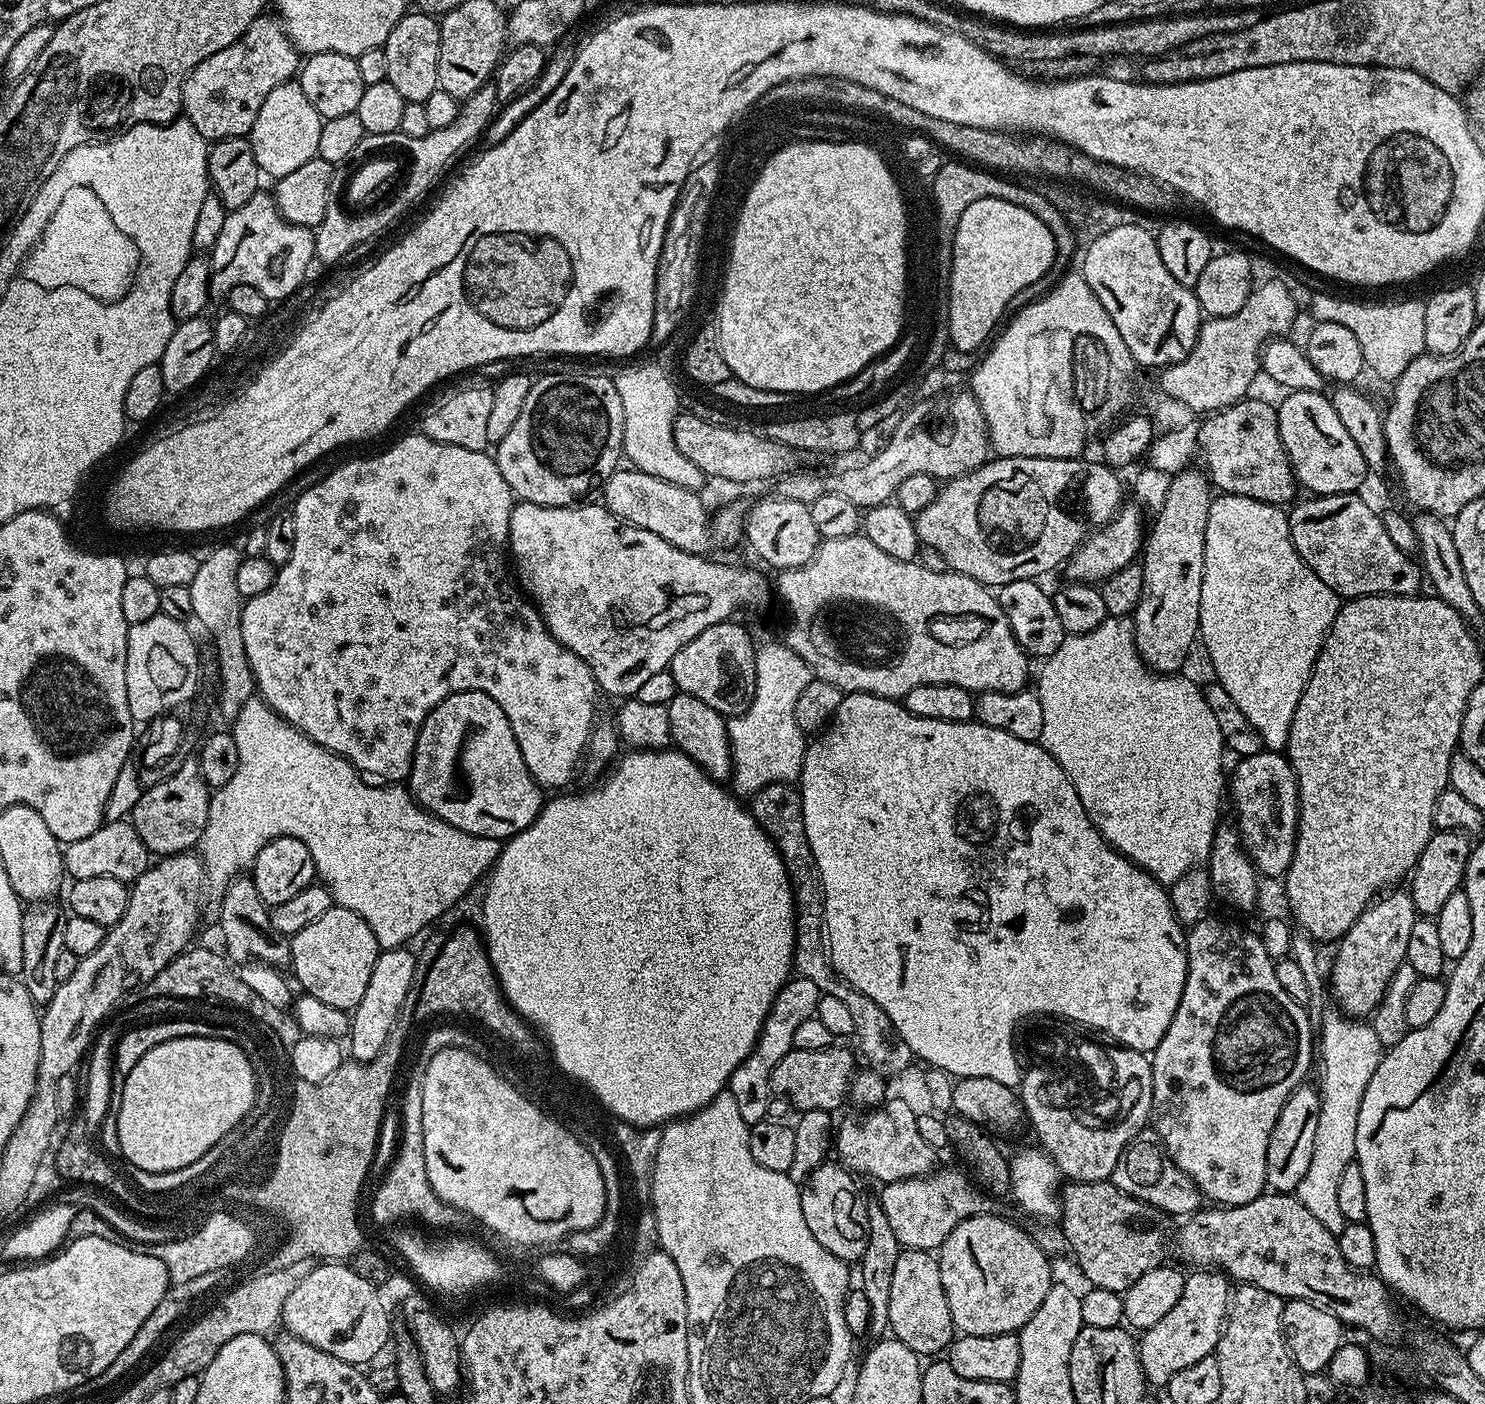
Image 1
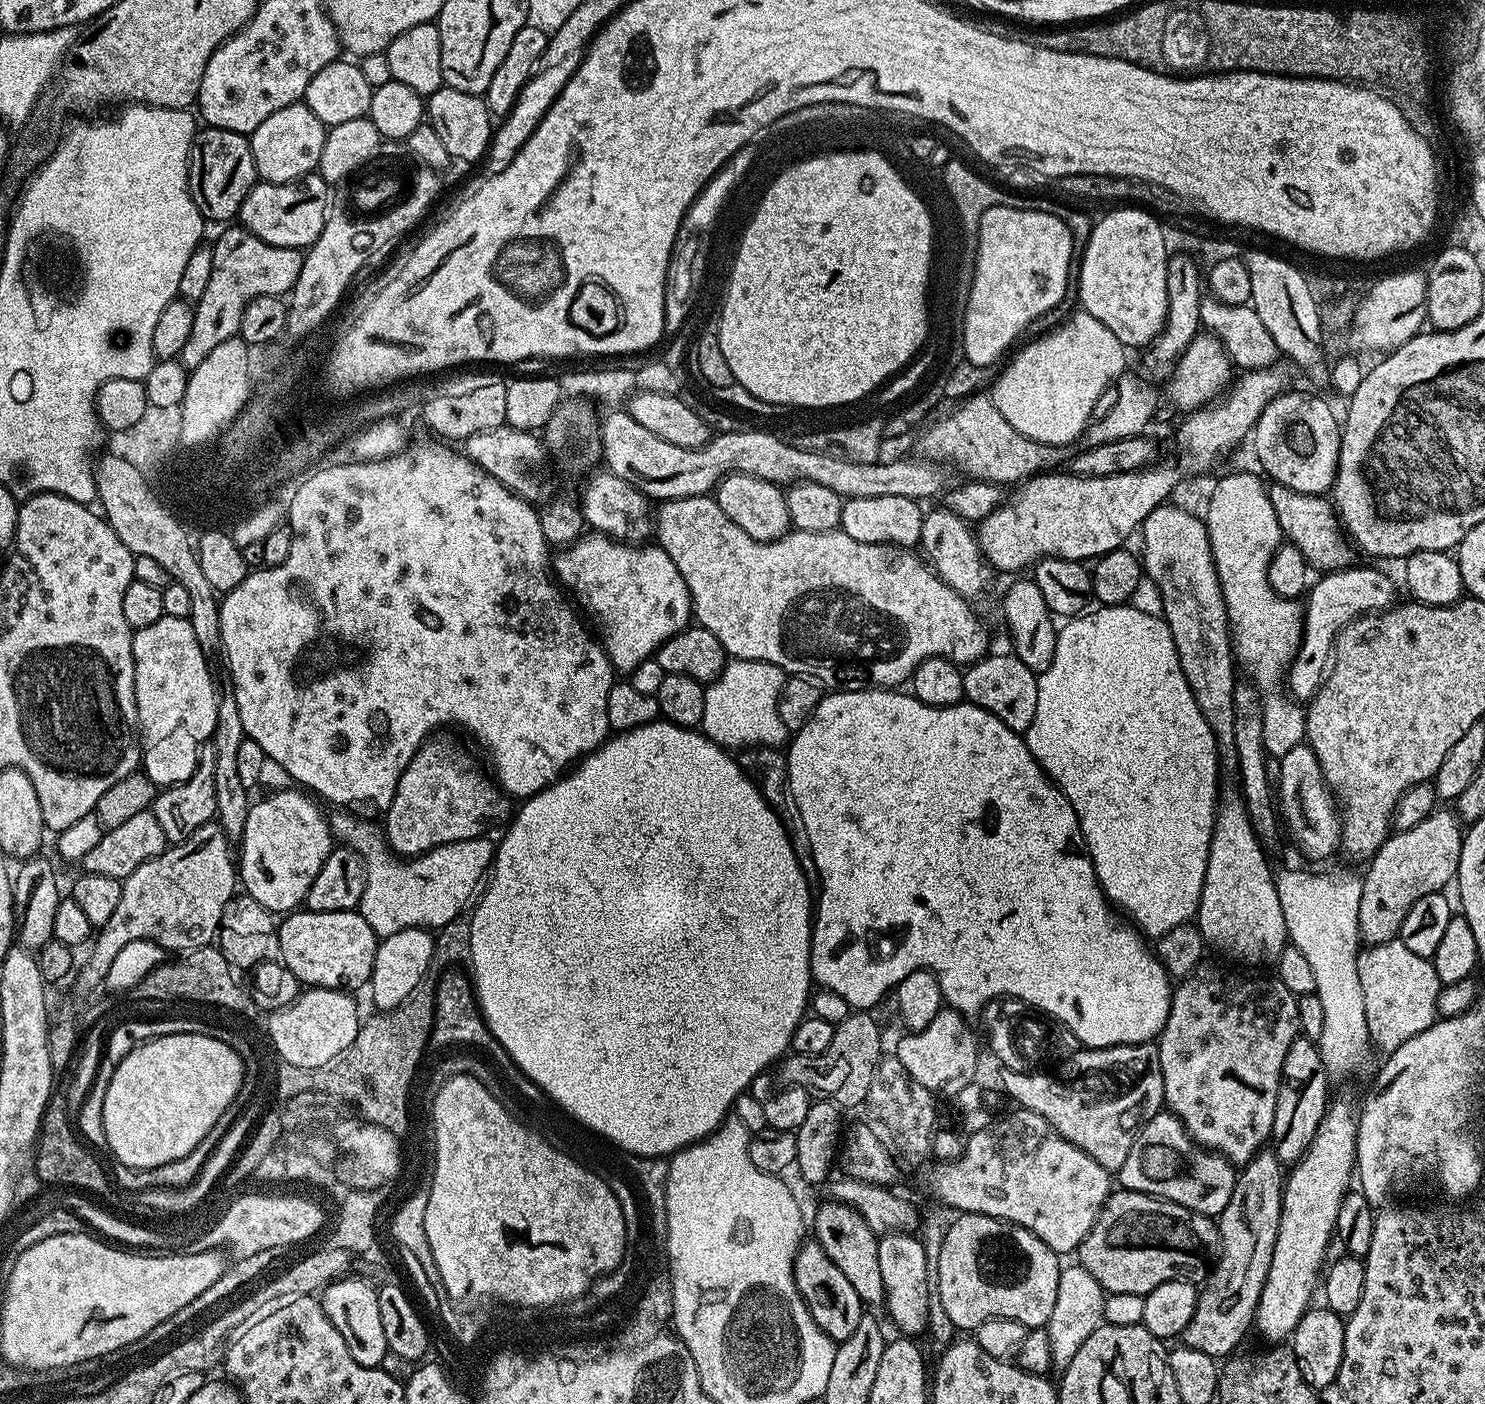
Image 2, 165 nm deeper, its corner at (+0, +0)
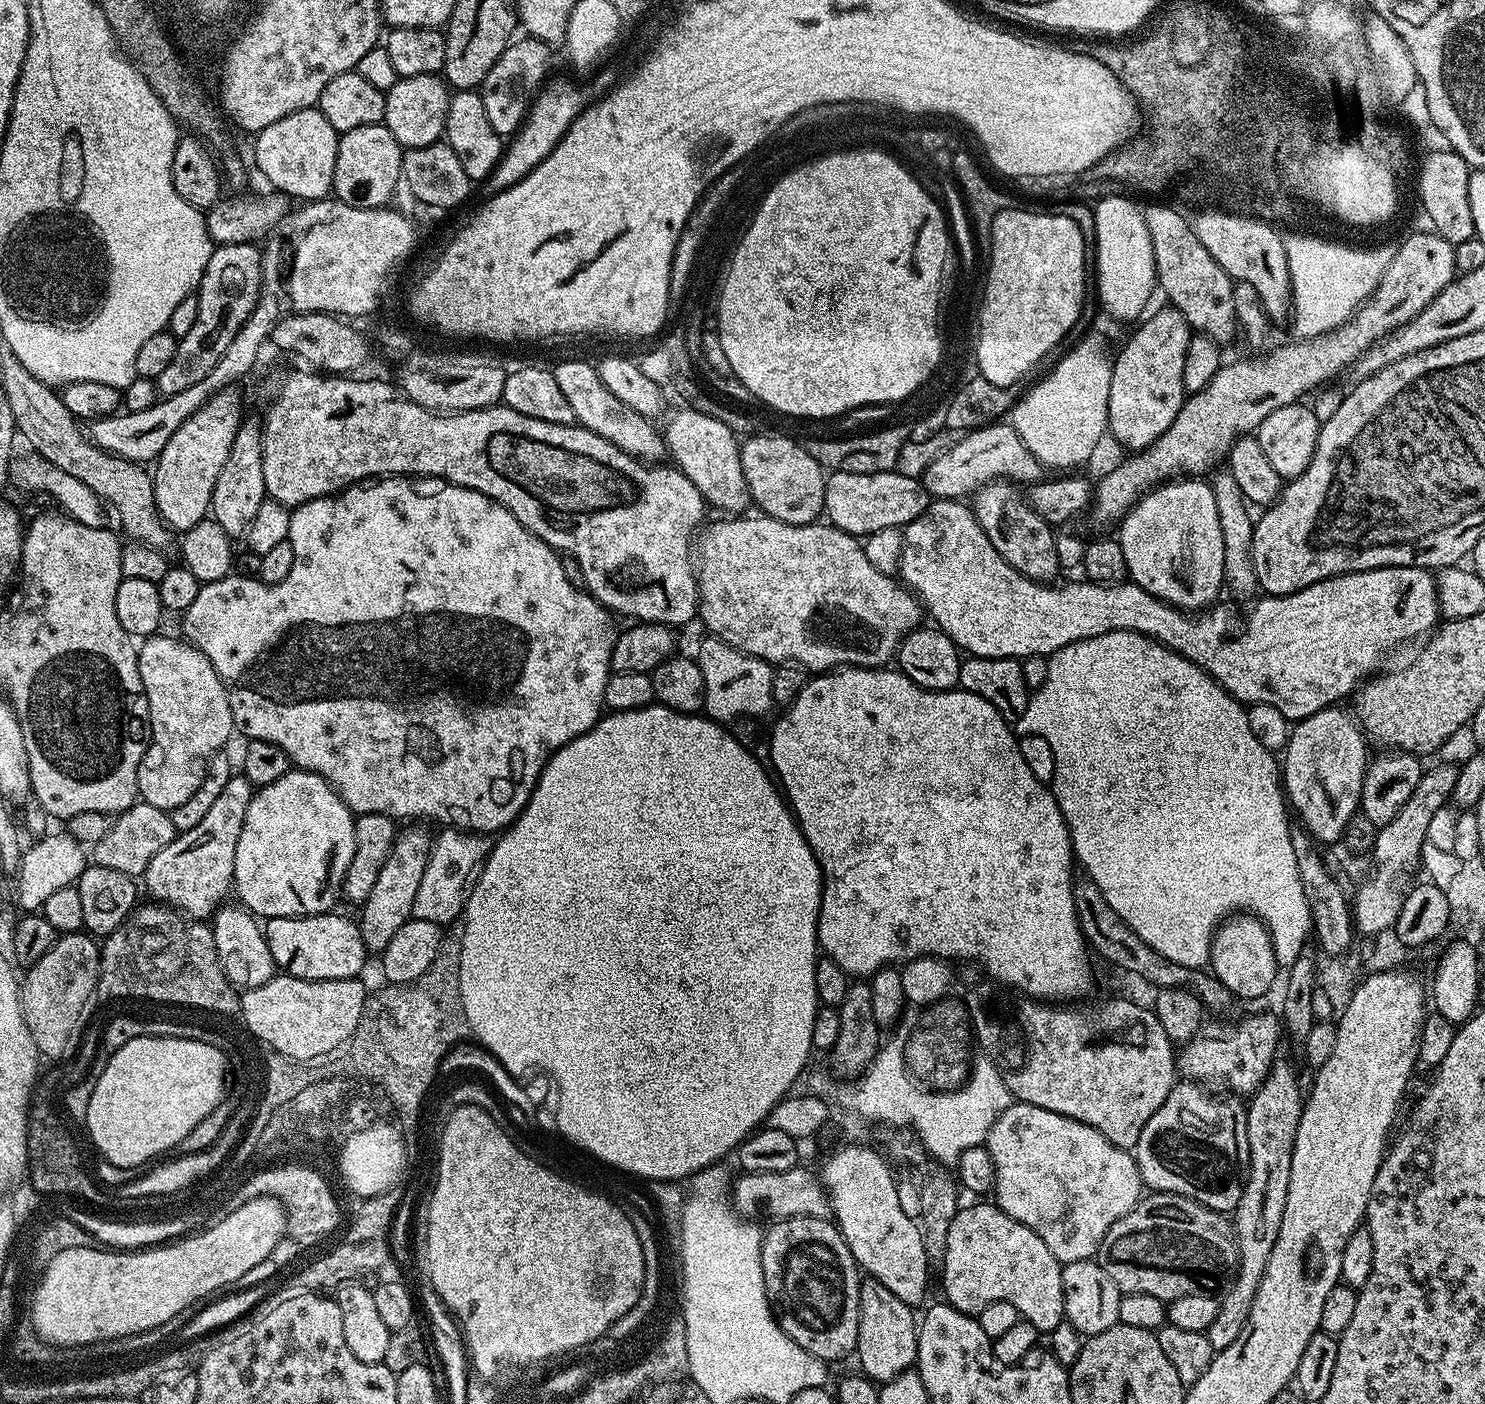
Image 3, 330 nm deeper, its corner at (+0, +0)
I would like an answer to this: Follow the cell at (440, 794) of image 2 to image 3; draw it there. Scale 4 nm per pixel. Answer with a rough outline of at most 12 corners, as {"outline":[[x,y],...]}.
{"outline":[[399,833],[359,909],[362,942],[382,954],[413,919],[434,840]]}

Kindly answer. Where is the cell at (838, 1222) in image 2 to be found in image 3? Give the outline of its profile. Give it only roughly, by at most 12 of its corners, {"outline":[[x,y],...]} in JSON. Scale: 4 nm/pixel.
{"outline":[[860,1282],[855,1359],[873,1382],[916,1363],[918,1316],[882,1282]]}

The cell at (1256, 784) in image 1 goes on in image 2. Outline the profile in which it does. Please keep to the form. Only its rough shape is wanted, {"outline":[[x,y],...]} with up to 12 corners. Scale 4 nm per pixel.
{"outline":[[1306,742],[1279,757],[1278,812],[1301,854],[1341,847],[1340,813]]}

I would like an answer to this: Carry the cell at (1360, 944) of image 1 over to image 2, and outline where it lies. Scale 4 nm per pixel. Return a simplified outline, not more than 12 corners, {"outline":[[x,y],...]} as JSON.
{"outline":[[1455,811],[1393,831],[1367,861],[1365,945],[1397,939],[1410,906],[1456,879]]}

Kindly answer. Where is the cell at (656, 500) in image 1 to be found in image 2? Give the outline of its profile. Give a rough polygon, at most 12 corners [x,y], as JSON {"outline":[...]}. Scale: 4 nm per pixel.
{"outline":[[711,495],[654,536],[729,657],[825,689],[911,681],[915,551],[762,542]]}

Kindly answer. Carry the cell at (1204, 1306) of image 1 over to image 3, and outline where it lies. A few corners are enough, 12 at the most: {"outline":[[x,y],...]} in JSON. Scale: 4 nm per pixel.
{"outline":[[1273,1060],[1247,1101],[1240,1267],[1206,1333],[1226,1350],[1250,1318],[1282,1226],[1305,1093]]}

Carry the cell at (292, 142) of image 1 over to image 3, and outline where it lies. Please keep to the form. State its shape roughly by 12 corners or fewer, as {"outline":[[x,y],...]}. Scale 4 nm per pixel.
{"outline":[[319,107],[255,133],[256,164],[300,202],[332,192],[340,136]]}

